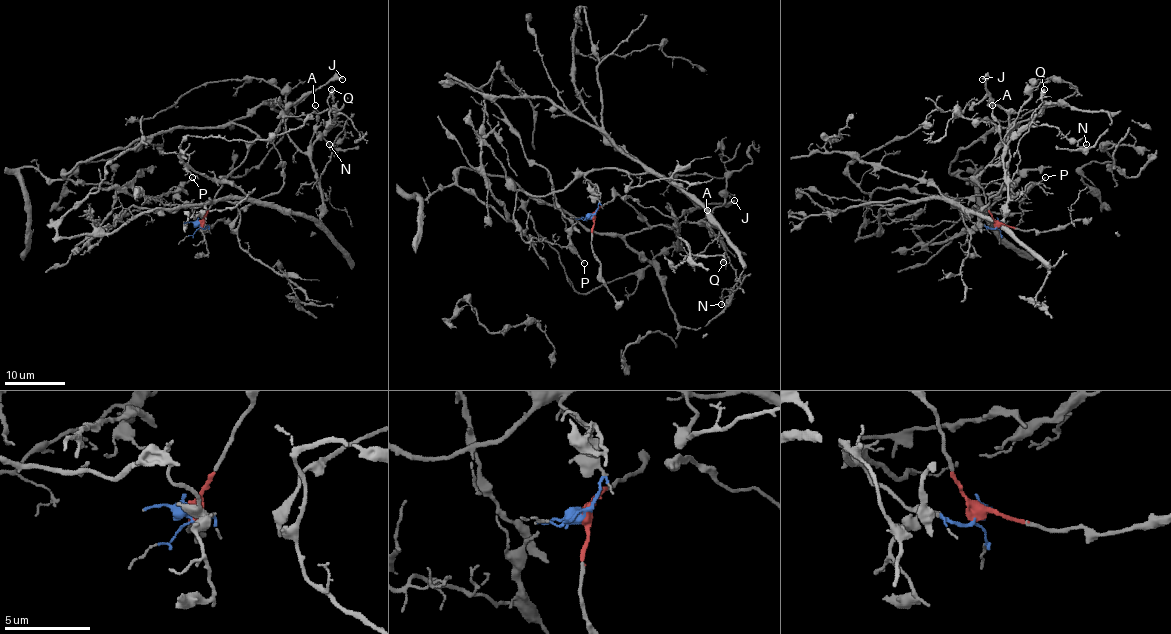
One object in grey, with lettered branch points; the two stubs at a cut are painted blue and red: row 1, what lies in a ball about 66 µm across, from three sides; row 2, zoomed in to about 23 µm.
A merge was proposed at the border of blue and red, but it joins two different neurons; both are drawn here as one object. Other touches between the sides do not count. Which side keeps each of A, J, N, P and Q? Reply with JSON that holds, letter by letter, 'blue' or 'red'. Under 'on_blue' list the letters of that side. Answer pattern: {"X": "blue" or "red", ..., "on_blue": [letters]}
{"A": "blue", "J": "red", "N": "blue", "P": "blue", "Q": "blue", "on_blue": ["A", "N", "P", "Q"]}

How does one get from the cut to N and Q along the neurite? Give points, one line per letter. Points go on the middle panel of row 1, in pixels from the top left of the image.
N: (591, 215), (596, 192), (584, 177), (594, 170), (673, 180), (706, 212), (735, 274), (721, 304)
Q: (591, 215), (596, 192), (584, 177), (594, 170), (664, 174), (706, 212), (727, 250), (723, 262)

